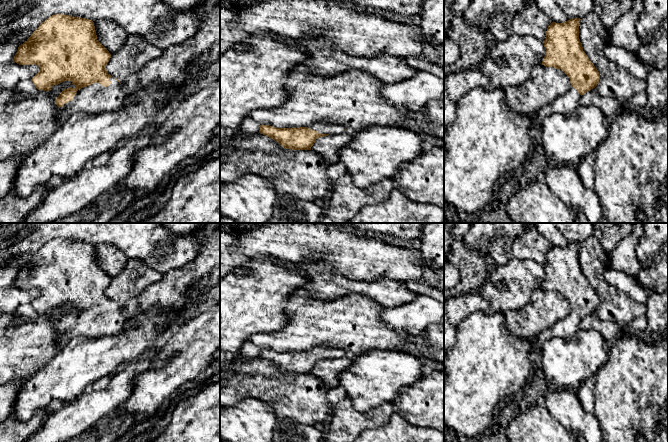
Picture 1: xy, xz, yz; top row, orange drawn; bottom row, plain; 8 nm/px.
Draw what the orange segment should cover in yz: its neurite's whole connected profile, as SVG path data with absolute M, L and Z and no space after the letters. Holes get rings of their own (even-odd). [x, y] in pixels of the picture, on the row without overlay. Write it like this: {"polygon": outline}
{"polygon": "M573 242L564 247L552 246L547 252L546 263L543 264L546 278L542 289L561 293L570 302L571 312L564 319L557 321L550 329L529 340L532 350L540 351L542 344L551 338L568 339L575 336L579 331L581 320L599 307L599 296L583 275L579 263L580 244L580 242Z"}

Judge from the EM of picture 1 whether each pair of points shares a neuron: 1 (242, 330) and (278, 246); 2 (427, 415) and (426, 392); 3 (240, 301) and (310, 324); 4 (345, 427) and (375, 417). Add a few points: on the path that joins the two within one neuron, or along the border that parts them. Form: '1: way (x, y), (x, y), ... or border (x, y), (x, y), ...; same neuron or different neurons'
1: border (272, 256), (256, 255), (252, 258); different neurons
2: way (427, 409), (429, 398); same neuron
3: border (290, 314), (287, 322), (281, 328), (270, 331); different neurons
4: way (352, 423), (368, 420); same neuron

